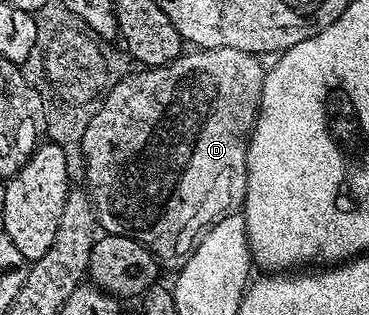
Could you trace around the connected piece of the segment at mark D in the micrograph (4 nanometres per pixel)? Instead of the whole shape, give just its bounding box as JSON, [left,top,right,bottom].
[82,48,266,272]

